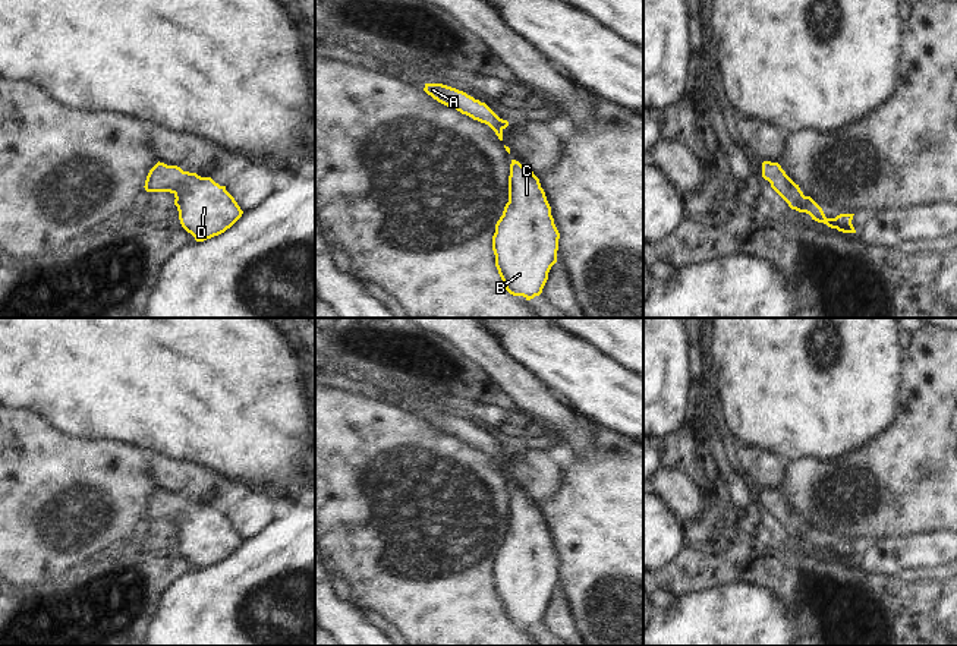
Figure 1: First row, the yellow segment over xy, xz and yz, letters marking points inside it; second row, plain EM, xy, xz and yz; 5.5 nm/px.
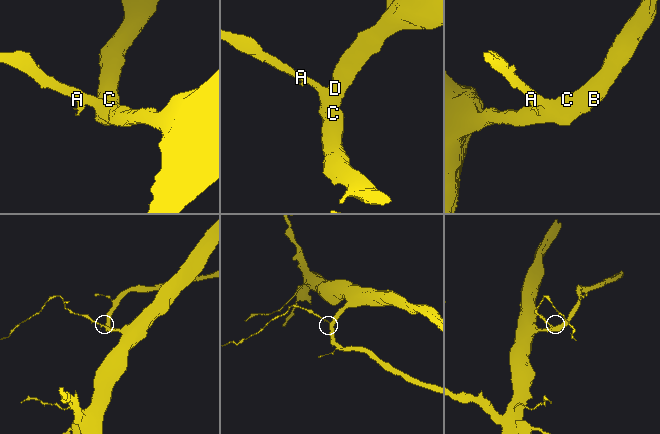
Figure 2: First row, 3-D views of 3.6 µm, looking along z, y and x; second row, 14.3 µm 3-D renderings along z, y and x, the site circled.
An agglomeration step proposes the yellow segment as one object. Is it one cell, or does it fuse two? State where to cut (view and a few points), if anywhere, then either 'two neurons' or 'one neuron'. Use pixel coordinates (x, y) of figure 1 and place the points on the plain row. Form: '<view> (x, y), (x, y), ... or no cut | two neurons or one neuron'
no cut | one neuron

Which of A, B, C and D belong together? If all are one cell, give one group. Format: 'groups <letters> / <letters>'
groups A B C D

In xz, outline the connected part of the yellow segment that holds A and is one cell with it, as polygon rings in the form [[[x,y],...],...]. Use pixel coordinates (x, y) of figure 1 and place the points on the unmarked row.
[[[425,412],[424,419],[438,431],[488,453],[498,467],[503,469],[503,458],[509,454],[509,450],[500,447],[485,431],[443,412]]]

